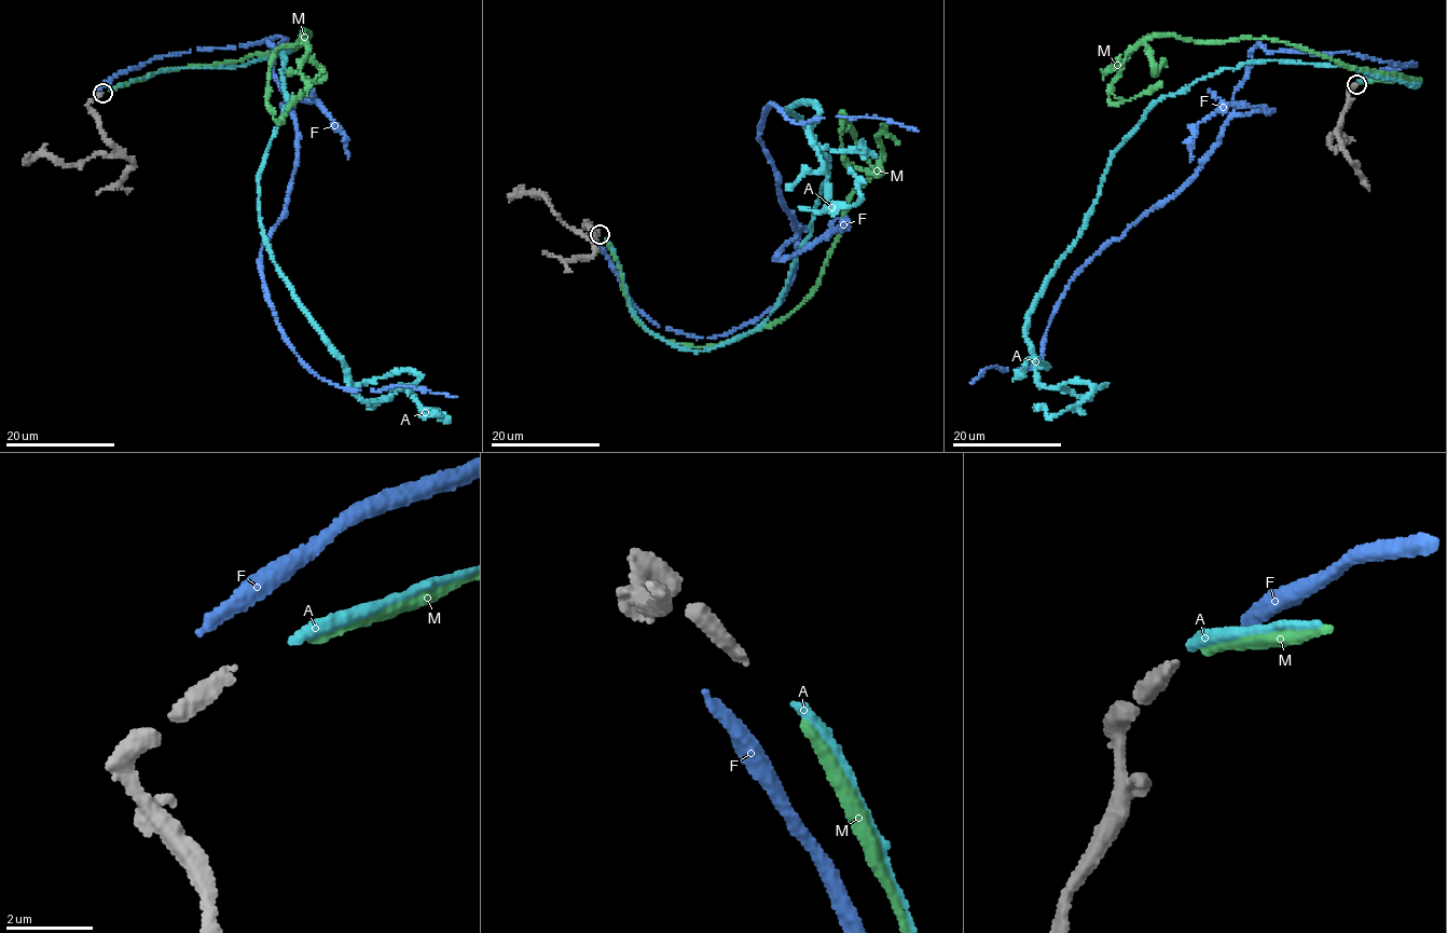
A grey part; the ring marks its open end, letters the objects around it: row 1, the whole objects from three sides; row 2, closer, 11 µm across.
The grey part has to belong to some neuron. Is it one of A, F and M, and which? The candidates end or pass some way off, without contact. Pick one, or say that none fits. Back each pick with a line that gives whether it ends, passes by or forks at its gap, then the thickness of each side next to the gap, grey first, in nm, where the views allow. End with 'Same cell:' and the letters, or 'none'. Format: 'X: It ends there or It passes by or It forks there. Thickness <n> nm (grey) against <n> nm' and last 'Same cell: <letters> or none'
Same cell: none

